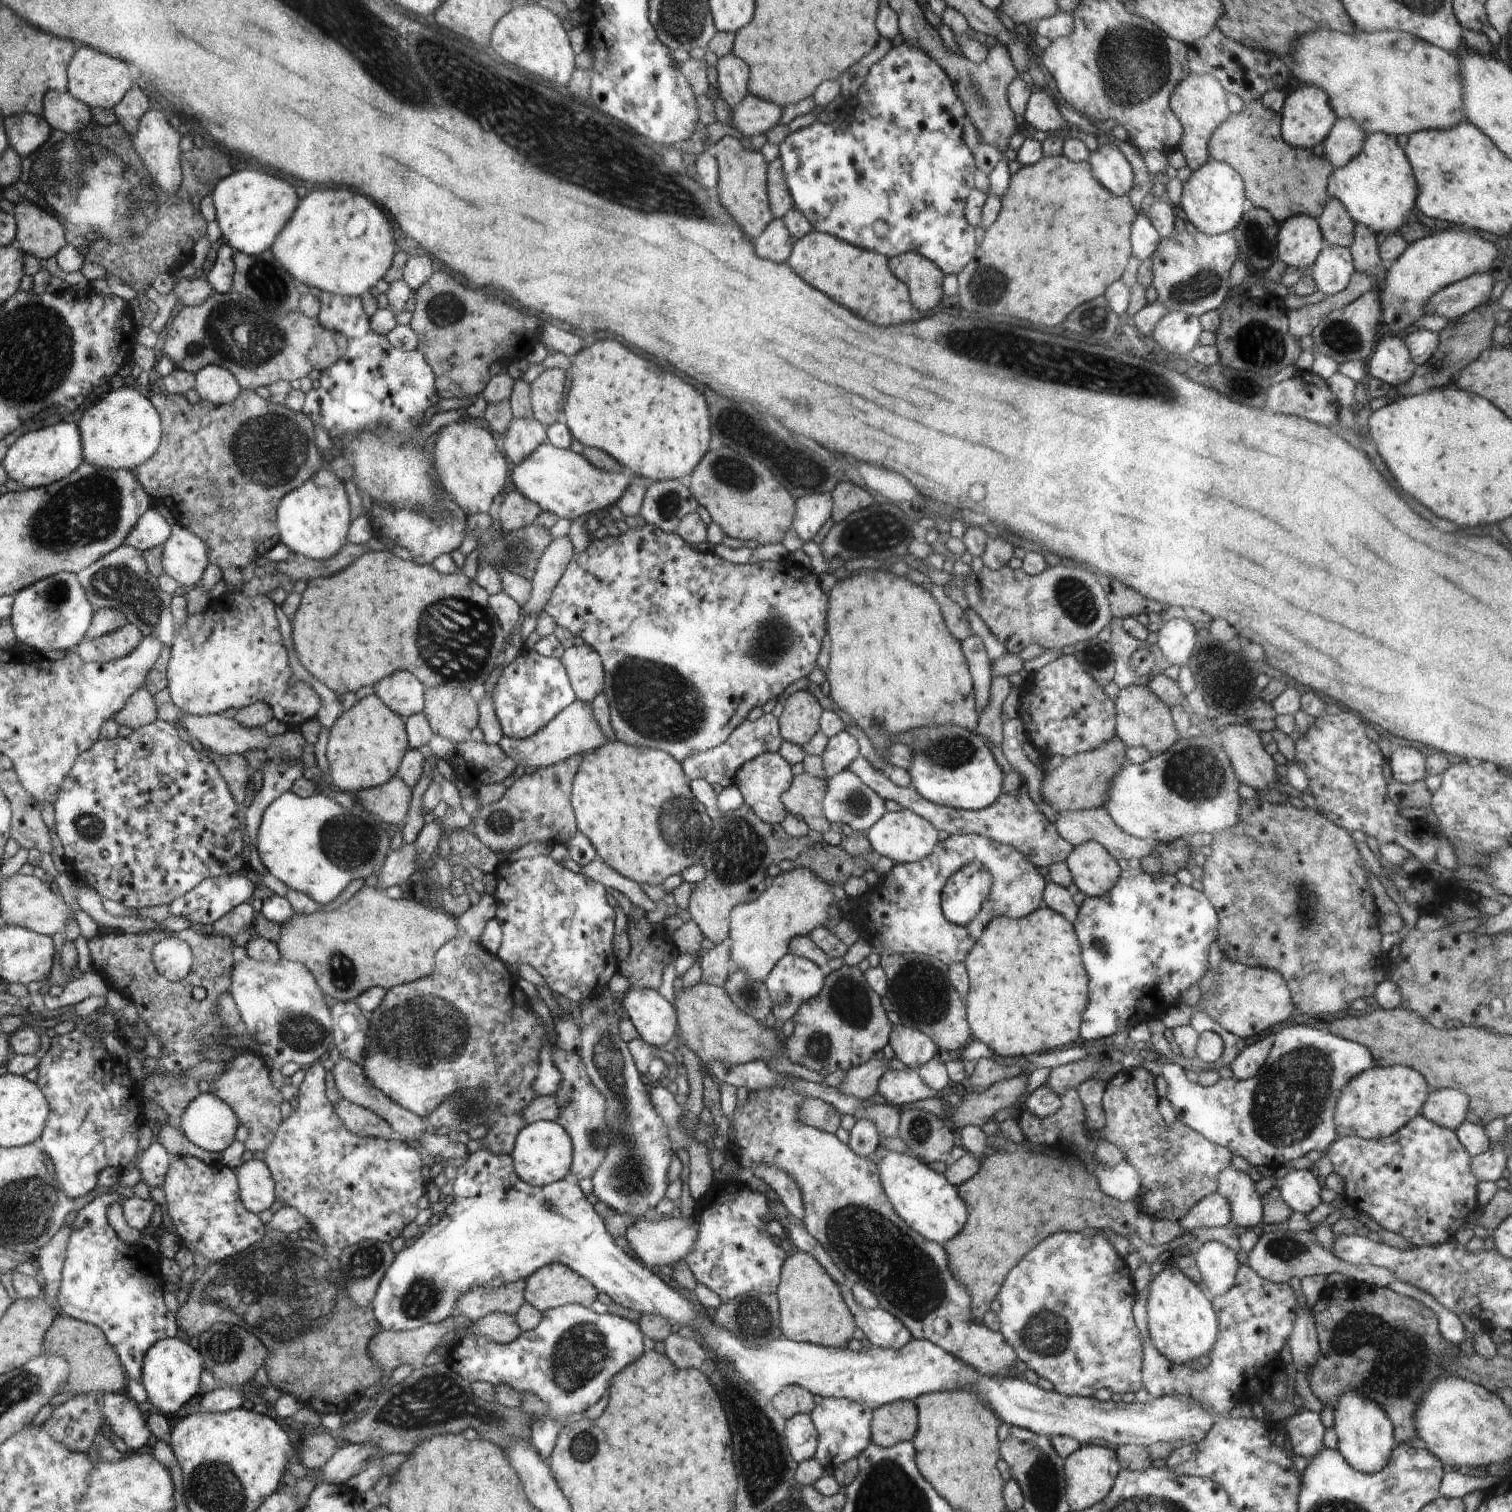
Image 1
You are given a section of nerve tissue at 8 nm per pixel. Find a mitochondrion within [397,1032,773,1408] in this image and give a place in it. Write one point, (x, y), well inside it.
(581, 1353)

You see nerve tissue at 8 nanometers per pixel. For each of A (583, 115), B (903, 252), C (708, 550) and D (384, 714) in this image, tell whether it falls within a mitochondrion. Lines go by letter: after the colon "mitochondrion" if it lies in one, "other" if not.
A: mitochondrion
B: other
C: other
D: other

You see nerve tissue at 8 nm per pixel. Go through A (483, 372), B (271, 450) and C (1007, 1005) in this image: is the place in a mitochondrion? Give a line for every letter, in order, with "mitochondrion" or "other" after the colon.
A: other
B: mitochondrion
C: other

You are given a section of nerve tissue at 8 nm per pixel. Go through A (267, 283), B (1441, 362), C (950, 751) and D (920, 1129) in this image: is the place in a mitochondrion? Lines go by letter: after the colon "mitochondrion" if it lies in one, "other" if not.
A: mitochondrion
B: mitochondrion
C: mitochondrion
D: mitochondrion

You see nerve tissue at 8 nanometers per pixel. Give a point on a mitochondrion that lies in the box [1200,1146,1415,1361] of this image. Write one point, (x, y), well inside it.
(1285, 1248)

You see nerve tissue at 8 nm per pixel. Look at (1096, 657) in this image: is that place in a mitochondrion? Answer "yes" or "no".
yes

